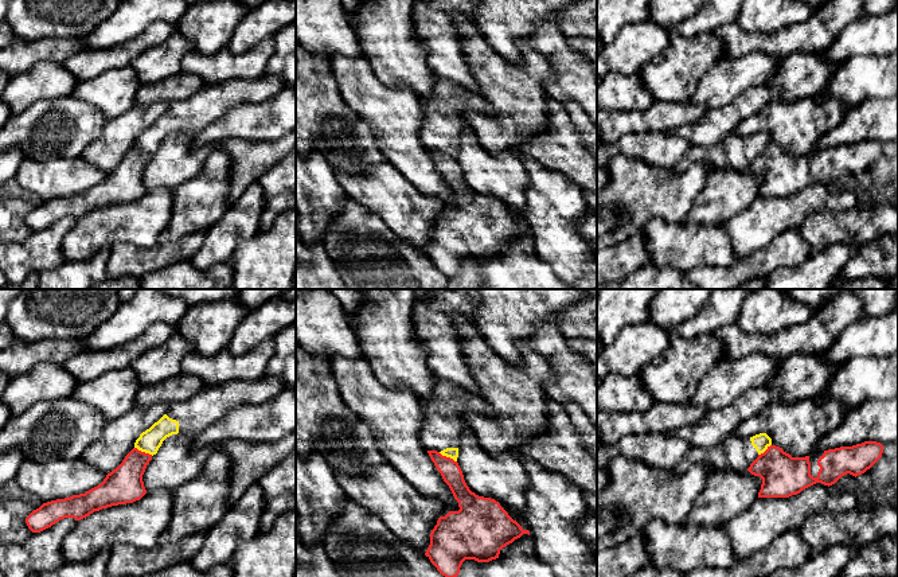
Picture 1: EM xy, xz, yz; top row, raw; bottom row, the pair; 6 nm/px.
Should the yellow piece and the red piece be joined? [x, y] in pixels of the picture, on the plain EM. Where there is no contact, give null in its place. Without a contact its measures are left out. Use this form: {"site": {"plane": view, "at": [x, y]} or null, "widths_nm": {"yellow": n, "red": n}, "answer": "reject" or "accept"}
{"site": {"plane": "xy", "at": [144, 149]}, "widths_nm": {"yellow": 140, "red": 220}, "answer": "reject"}

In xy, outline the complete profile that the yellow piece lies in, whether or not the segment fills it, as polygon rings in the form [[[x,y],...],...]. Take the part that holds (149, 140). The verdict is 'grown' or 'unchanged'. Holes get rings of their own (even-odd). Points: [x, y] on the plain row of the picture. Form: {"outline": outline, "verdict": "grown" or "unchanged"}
{"outline": [[[270,74],[204,85],[191,98],[169,104],[168,110],[140,133],[134,147],[153,155],[167,136],[177,132],[198,136],[230,109],[242,104],[265,102],[284,86],[284,77]]], "verdict": "grown"}

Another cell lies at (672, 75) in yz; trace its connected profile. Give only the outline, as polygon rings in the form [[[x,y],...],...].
[[[671,30],[669,46],[639,74],[656,101],[684,102],[722,56],[723,43],[715,31],[683,38],[678,30]]]

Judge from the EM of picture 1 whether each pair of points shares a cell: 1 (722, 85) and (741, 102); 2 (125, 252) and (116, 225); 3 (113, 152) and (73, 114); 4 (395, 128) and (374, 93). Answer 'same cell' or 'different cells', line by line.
1: different cells
2: different cells
3: different cells
4: same cell

